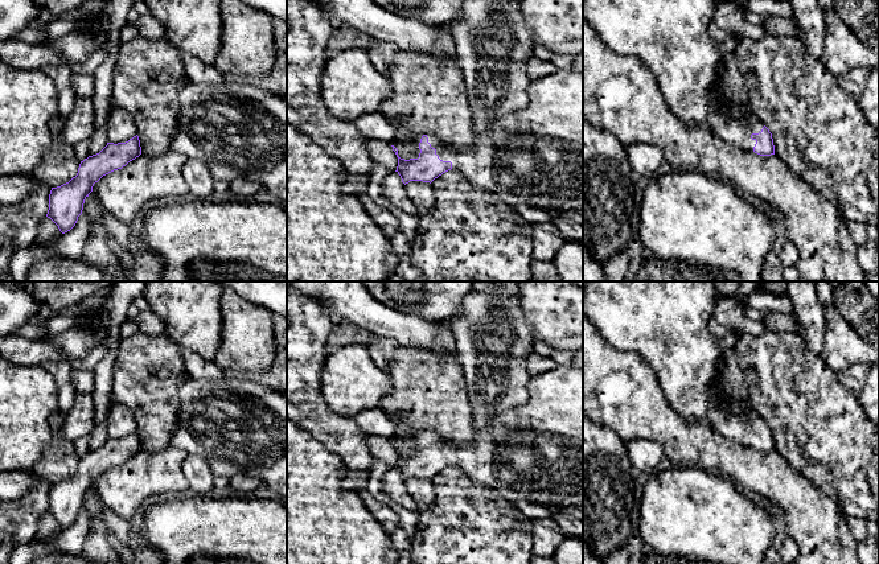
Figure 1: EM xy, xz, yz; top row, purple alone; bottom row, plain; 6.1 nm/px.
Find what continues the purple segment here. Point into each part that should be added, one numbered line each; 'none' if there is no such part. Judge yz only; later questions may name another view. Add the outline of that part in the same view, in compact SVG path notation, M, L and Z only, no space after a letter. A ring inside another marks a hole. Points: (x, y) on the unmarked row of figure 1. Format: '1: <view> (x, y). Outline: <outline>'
1: yz (665, 322). Outline: M584 281L583 313L609 345L636 353L653 369L668 403L679 416L693 423L706 420L728 440L753 448L756 436L752 436L751 431L761 428L764 423L755 407L751 405L743 415L732 415L726 404L716 399L723 341L708 330L716 297L714 281Z

